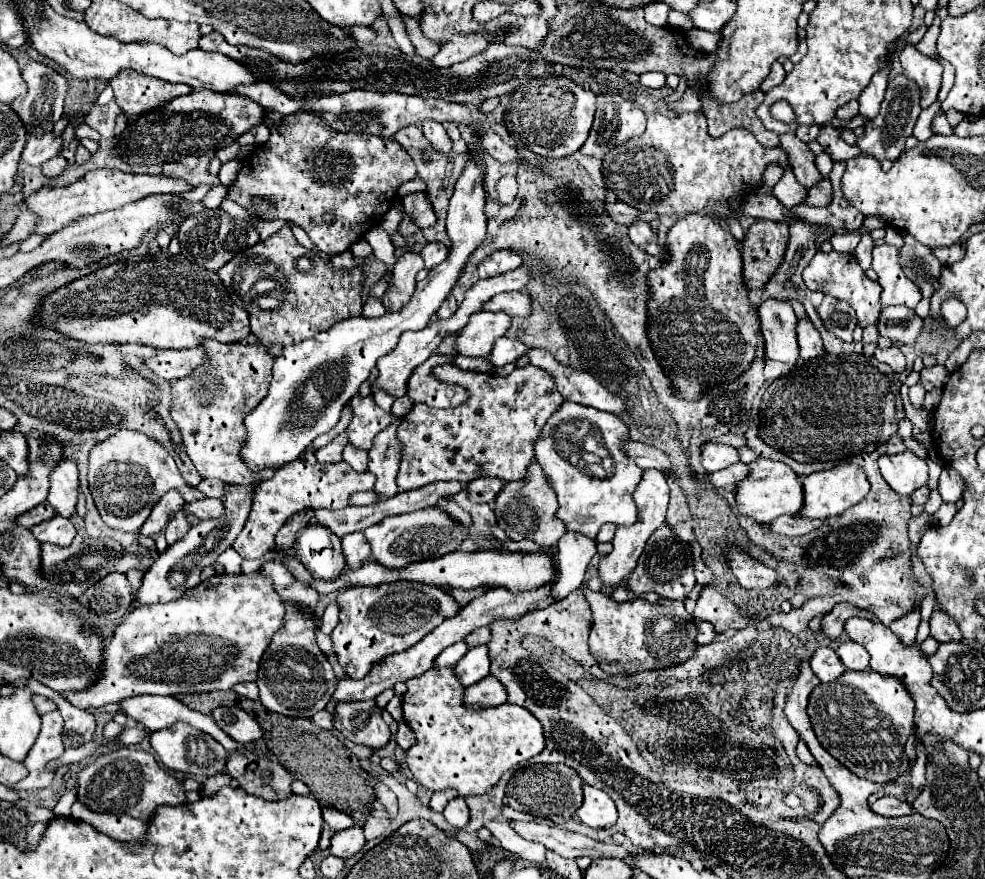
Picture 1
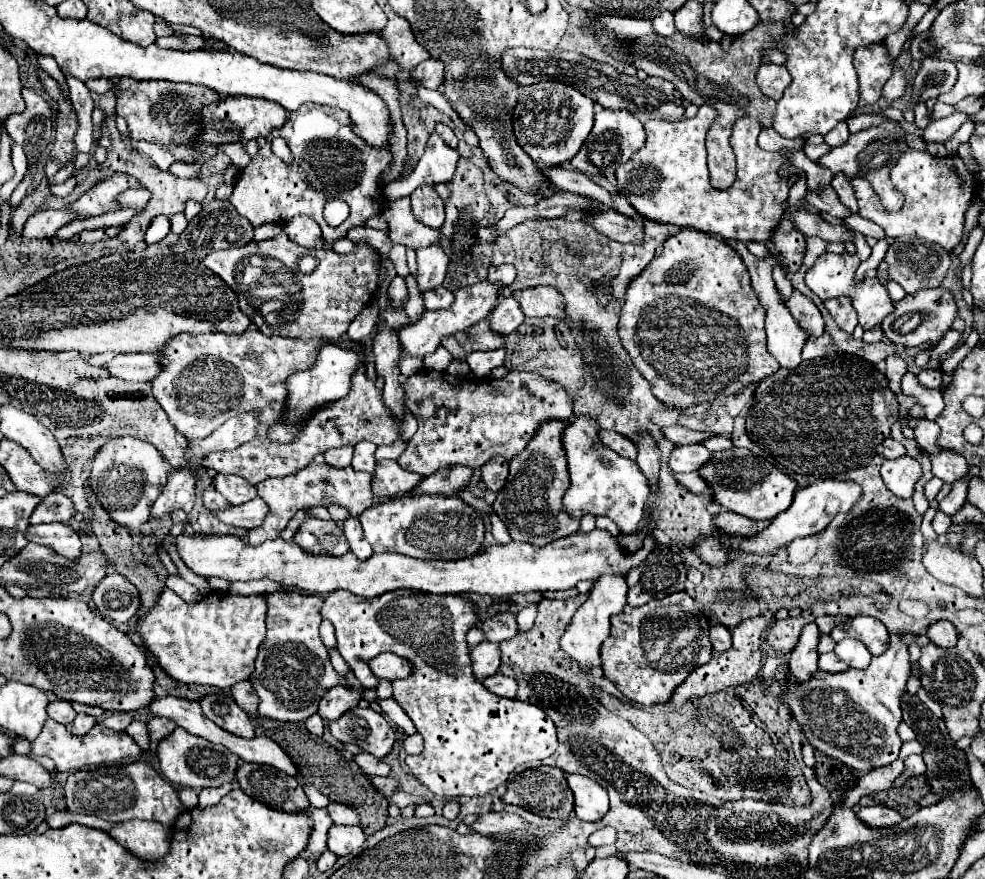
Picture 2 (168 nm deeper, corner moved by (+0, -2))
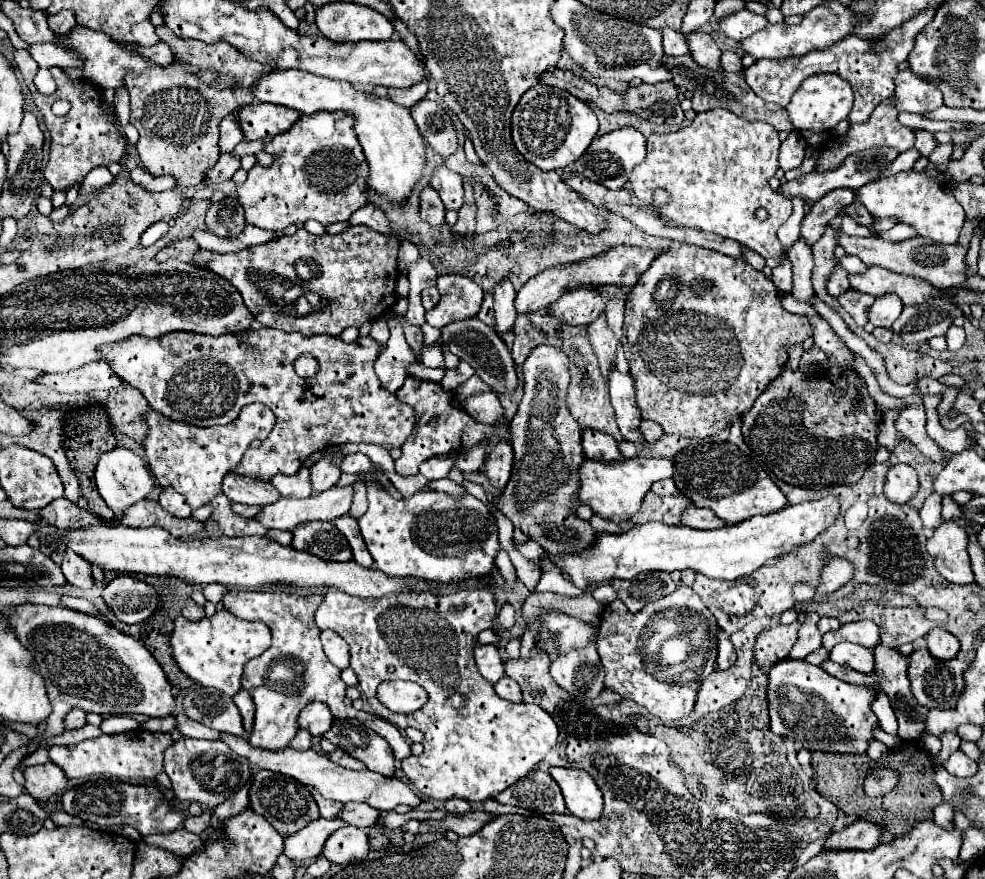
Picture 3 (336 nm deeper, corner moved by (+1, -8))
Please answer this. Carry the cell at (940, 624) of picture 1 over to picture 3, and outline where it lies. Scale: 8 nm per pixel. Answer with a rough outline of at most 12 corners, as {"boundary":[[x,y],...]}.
{"boundary":[[946,629],[926,635],[928,651],[940,661],[954,659],[960,641]]}

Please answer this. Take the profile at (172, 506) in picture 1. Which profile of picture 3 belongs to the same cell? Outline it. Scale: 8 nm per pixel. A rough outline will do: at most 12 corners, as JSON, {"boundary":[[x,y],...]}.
{"boundary":[[246,405],[218,427],[146,415],[160,487],[198,509],[276,419]]}

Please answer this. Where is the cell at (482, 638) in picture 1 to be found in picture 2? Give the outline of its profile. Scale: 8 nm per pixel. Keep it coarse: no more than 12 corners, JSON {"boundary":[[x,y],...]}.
{"boundary":[[515,615],[483,621],[485,639],[501,643],[517,635]]}

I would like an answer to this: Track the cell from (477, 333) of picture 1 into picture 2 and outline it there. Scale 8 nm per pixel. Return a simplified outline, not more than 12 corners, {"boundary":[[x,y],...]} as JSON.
{"boundary":[[503,297],[489,315],[491,329],[509,335],[525,315],[515,297]]}

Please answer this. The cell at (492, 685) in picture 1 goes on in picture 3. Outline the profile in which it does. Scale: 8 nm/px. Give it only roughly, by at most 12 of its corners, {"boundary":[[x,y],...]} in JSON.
{"boundary":[[502,677],[494,683],[502,699],[522,701],[522,691],[514,679]]}

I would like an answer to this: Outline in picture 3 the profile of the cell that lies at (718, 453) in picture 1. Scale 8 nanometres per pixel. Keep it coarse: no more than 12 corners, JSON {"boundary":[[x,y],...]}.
{"boundary":[[674,459],[590,461],[580,503],[624,525]]}

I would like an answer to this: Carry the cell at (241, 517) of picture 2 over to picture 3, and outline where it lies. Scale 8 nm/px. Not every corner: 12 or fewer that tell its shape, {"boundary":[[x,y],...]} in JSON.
{"boundary":[[352,485],[308,499],[278,499],[254,517],[268,529],[292,531],[306,521],[348,513]]}

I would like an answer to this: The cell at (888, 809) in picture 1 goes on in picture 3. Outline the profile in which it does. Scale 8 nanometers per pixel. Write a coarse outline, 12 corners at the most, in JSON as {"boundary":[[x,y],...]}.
{"boundary":[[856,819],[836,831],[824,849],[874,849],[882,829]]}

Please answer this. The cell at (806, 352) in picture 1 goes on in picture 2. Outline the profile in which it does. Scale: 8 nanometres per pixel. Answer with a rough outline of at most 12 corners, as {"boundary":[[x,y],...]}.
{"boundary":[[793,289],[785,301],[811,337],[823,333],[823,315],[815,303]]}

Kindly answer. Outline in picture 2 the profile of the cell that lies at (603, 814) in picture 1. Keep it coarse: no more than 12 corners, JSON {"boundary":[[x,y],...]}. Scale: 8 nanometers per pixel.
{"boundary":[[565,773],[581,821],[599,821],[607,791],[579,773]]}

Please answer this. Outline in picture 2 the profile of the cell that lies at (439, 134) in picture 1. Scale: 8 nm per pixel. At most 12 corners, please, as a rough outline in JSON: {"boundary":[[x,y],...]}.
{"boundary":[[437,133],[415,171],[383,189],[389,201],[453,179],[459,153]]}

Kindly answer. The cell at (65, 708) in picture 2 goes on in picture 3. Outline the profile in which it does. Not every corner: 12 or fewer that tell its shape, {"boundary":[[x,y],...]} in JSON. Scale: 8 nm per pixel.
{"boundary":[[74,709],[66,715],[66,729],[86,725],[86,713]]}

